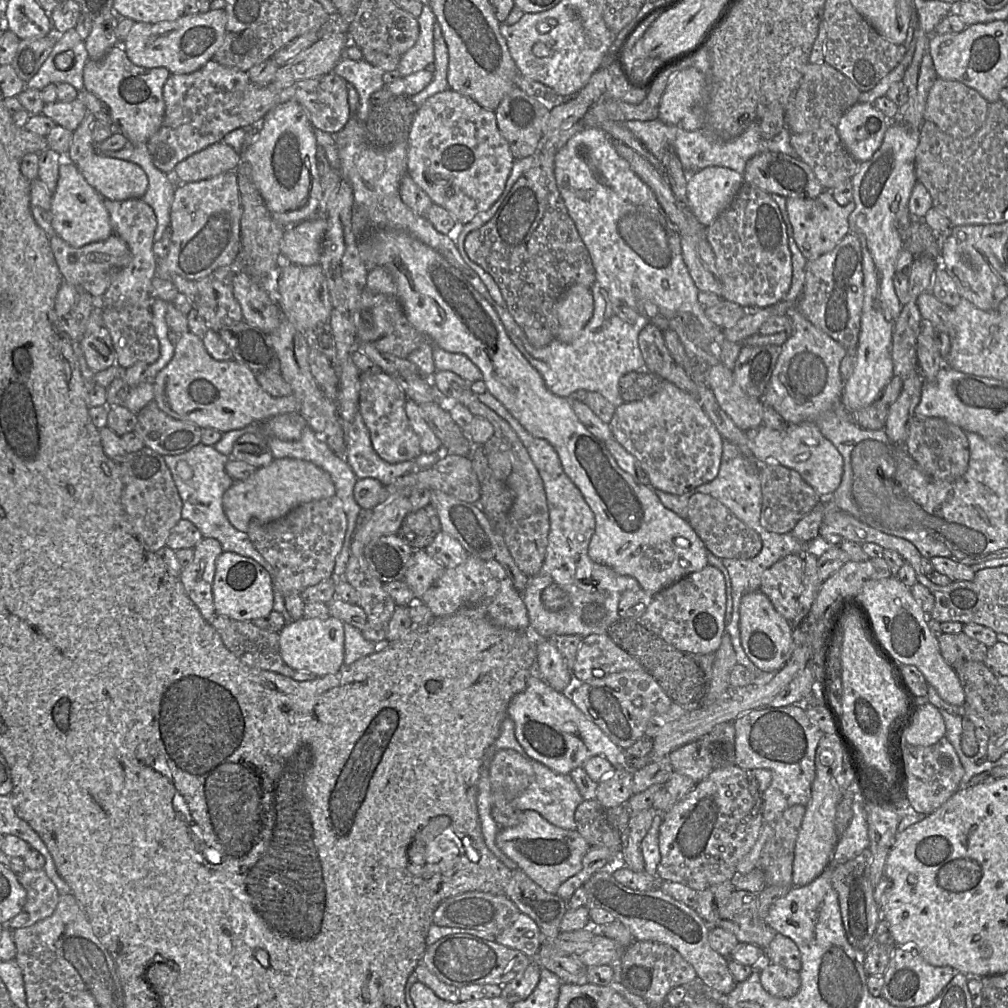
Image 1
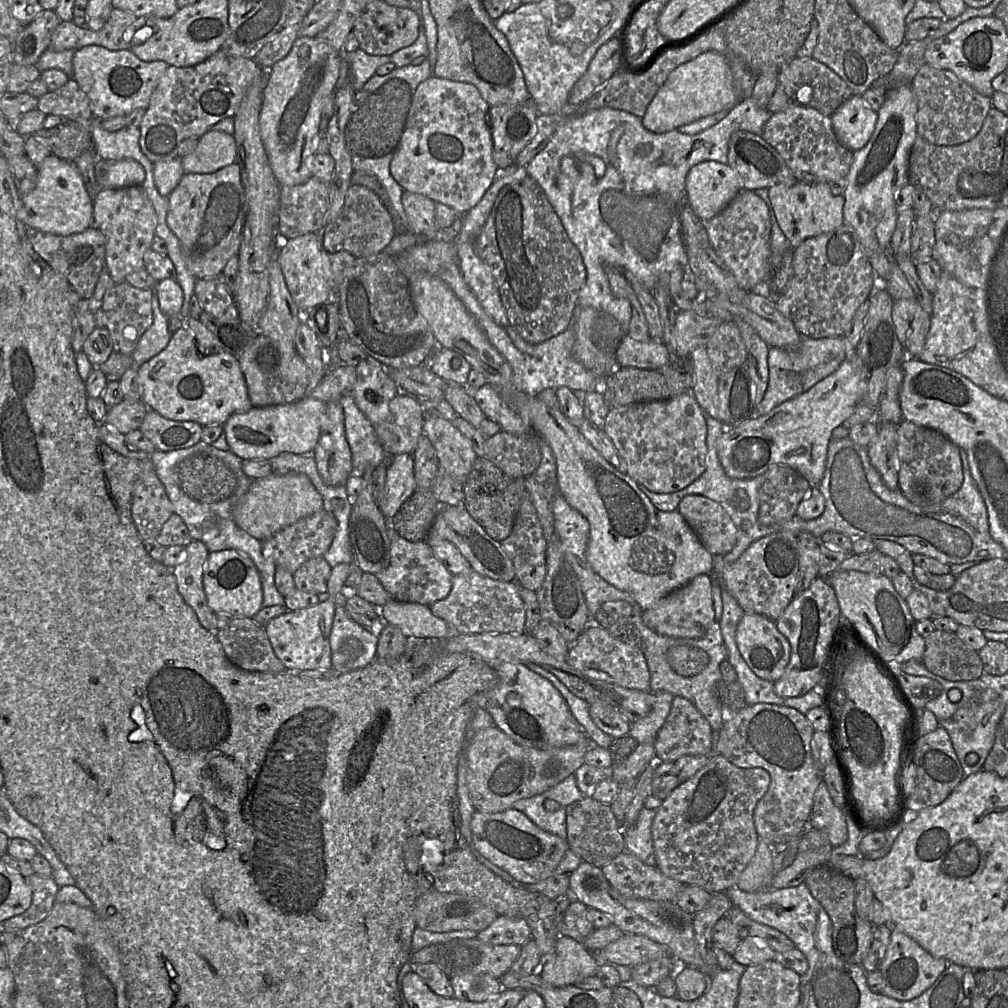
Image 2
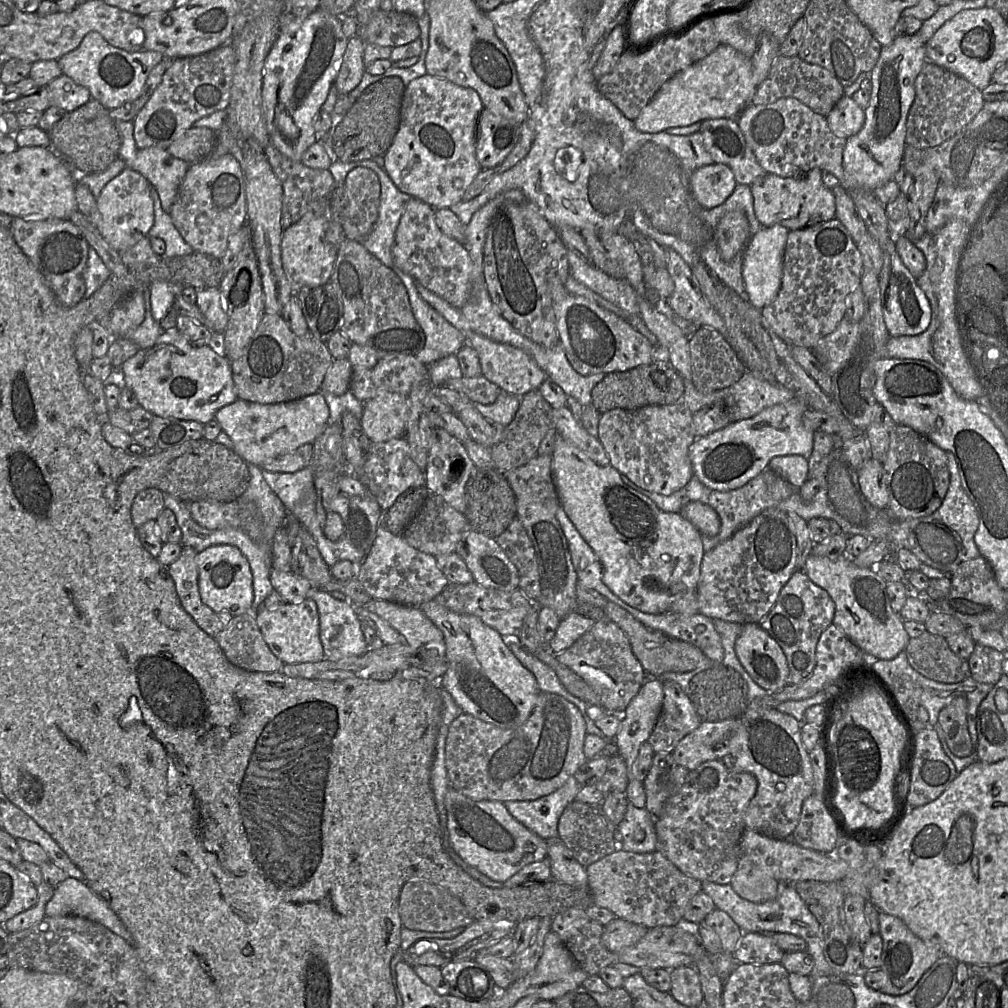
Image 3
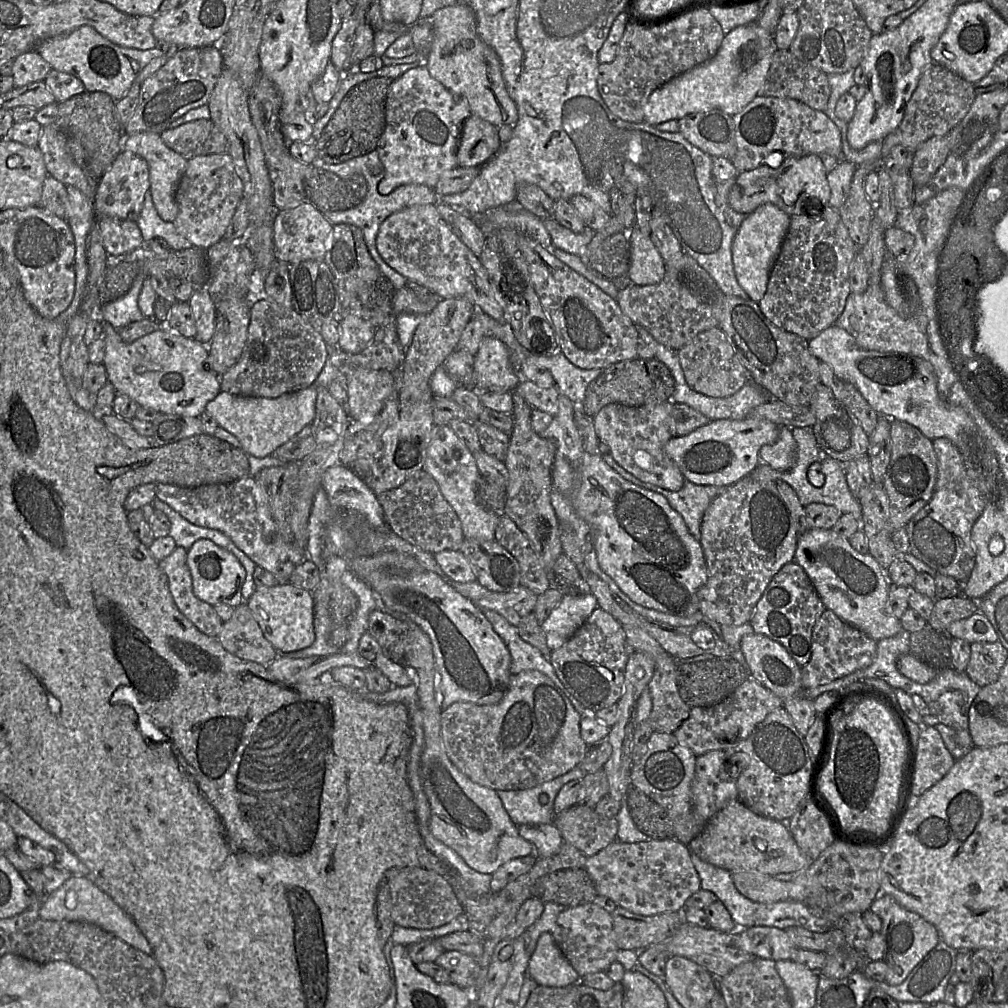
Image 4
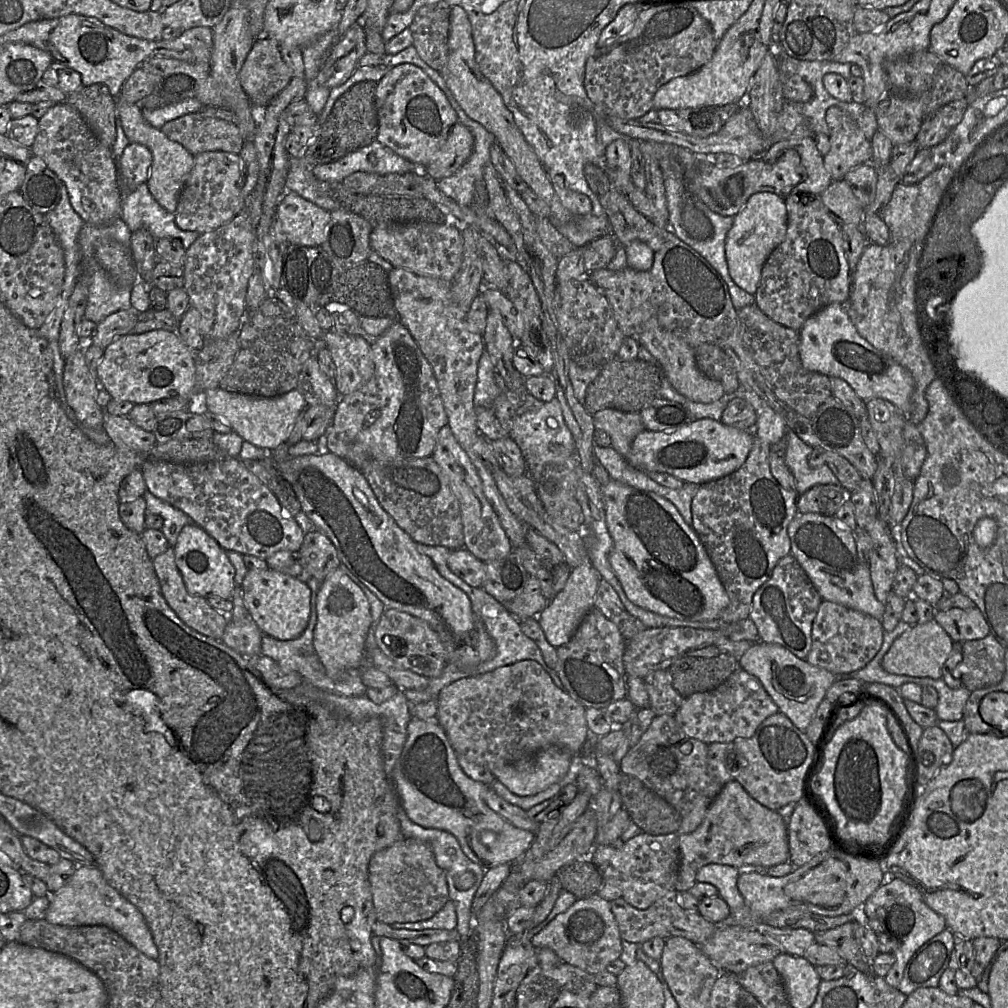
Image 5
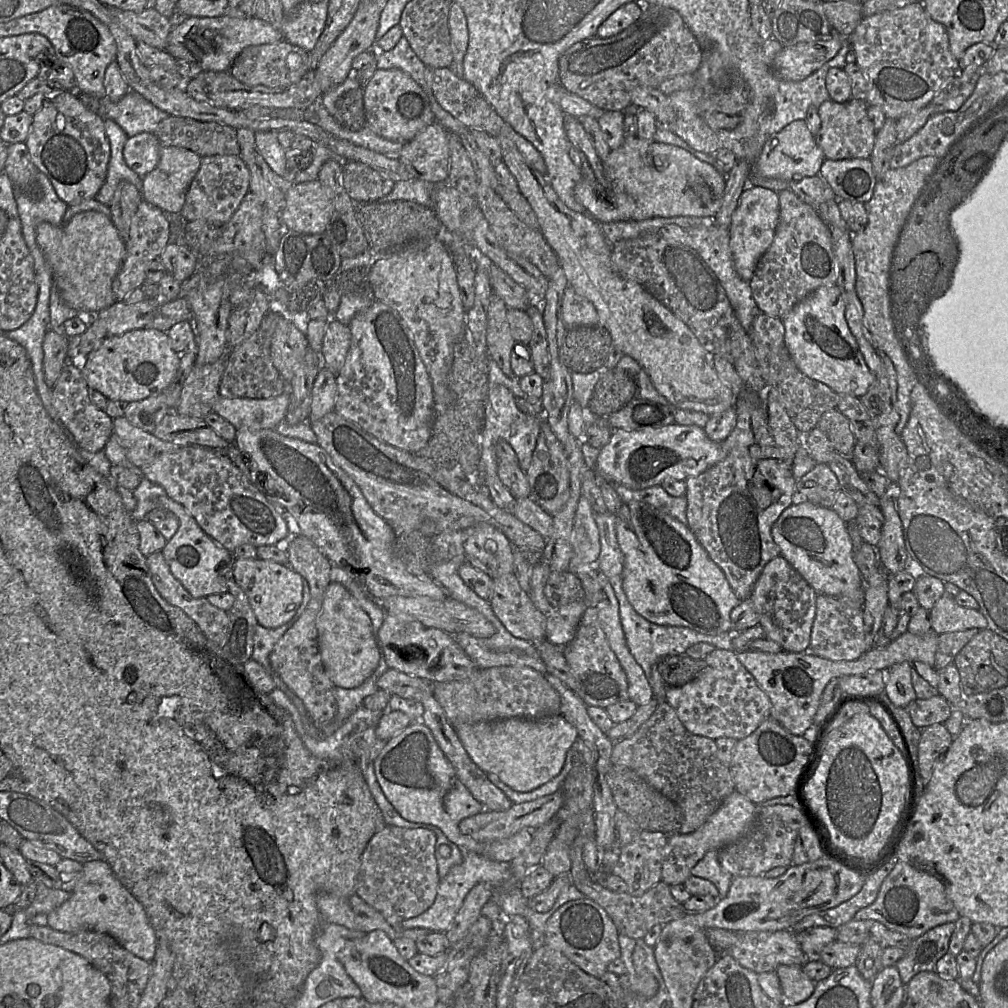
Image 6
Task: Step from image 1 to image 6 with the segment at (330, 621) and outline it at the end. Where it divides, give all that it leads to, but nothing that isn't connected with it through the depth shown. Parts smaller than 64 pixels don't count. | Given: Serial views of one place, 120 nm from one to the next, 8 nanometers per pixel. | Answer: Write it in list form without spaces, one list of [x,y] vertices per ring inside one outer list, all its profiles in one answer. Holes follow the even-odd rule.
[[[238,559],[233,564],[233,576],[245,593],[260,626],[276,629],[291,622],[303,600],[303,578],[288,565],[273,561]]]

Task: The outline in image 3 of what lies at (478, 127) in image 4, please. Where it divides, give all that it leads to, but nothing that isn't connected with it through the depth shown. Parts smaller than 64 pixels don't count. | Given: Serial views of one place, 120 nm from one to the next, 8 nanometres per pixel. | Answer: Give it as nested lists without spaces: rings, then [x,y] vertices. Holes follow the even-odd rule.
[[[483,109],[476,130],[476,159],[482,169],[500,164],[521,138],[523,124]]]

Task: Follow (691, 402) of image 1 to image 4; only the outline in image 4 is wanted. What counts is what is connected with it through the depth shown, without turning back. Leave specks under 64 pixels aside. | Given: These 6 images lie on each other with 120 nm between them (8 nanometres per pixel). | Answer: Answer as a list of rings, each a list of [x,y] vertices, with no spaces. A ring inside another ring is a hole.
[[[671,400],[640,407],[609,404],[593,418],[593,424],[599,441],[609,446],[609,453],[622,468],[642,482],[677,492],[686,479],[664,450],[666,443],[674,437],[670,428],[672,406]]]

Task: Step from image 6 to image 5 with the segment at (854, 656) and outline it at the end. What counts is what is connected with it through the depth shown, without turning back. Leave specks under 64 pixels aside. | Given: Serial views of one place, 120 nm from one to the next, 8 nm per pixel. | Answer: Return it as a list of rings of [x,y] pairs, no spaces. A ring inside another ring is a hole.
[[[822,600],[812,625],[812,645],[807,661],[837,676],[864,668],[879,652],[884,630],[881,621],[841,604]]]

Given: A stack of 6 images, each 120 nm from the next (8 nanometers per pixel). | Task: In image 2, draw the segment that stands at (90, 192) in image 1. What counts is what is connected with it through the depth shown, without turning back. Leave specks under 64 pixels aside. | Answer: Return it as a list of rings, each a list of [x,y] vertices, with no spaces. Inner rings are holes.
[[[50,154],[36,167],[36,171],[37,184],[32,191],[21,197],[22,208],[18,213],[18,218],[26,227],[66,236],[82,232],[93,226],[93,199],[88,194],[83,179],[73,162]]]

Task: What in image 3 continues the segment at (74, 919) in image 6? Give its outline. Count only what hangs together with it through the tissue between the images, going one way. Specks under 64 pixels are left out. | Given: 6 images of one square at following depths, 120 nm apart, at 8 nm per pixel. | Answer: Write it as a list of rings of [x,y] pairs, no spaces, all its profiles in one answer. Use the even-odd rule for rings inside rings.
[[[67,877],[54,887],[53,895],[45,906],[45,915],[47,917],[65,915],[81,916],[102,924],[132,944],[132,935],[116,913],[103,899],[96,895],[84,881],[80,881],[76,878]]]

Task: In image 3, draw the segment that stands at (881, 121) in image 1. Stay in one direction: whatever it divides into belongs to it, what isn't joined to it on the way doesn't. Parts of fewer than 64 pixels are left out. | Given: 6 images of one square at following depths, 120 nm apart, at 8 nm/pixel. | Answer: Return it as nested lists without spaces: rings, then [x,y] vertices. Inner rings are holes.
[[[843,96],[827,115],[832,132],[838,137],[848,139],[856,135],[865,122],[865,109],[851,96]]]

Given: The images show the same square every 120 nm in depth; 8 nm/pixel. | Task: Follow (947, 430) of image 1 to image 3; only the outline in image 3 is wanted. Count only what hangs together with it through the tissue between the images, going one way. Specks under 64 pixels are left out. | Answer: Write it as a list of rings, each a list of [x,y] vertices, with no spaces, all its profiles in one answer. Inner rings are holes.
[[[897,424],[891,434],[883,469],[889,495],[886,510],[892,518],[899,521],[917,518],[941,506],[950,483],[947,456],[924,435],[907,425]]]

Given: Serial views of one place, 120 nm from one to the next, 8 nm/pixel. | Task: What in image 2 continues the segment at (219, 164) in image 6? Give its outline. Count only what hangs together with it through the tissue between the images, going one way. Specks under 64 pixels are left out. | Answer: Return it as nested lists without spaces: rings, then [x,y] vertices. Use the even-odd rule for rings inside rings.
[[[236,162],[209,174],[184,173],[168,196],[166,222],[178,238],[188,270],[196,279],[220,277],[228,260],[238,255],[245,216],[245,193]]]

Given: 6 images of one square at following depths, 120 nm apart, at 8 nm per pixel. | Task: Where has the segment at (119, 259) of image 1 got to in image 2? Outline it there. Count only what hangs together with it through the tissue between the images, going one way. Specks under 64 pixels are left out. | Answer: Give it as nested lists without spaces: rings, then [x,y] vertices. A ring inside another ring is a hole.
[[[26,227],[26,235],[35,252],[66,278],[80,298],[92,298],[101,271],[106,266],[105,237],[100,230],[89,227],[82,232],[62,236]]]

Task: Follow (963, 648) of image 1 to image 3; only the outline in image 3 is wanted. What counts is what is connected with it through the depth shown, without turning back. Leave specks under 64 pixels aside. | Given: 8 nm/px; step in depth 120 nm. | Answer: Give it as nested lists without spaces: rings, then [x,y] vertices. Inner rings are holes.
[[[925,631],[918,637],[910,638],[905,651],[910,665],[929,679],[941,683],[958,683],[971,676],[968,660],[958,657],[943,636]]]

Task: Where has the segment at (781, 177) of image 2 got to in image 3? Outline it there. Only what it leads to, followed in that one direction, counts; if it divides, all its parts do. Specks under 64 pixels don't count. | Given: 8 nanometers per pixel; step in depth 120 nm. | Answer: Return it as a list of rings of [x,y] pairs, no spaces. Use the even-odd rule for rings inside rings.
[[[707,119],[698,131],[703,145],[715,163],[723,163],[734,172],[738,184],[751,185],[767,172],[748,145],[736,119]]]

